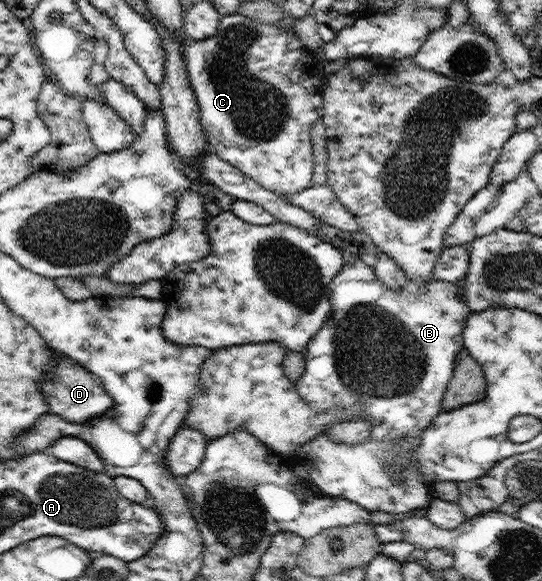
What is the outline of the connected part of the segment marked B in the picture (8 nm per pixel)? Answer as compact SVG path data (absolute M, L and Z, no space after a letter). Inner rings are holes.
M360 259L352 264L343 261L342 270L331 282L330 317L304 351L305 371L296 387L300 397L315 411L361 403L365 407L361 419L371 423L371 430L363 442L353 446L331 440L326 429L297 451L296 457L312 471L309 481L324 495L358 503L370 512L392 514L426 508L431 503L433 495L418 478L415 468L411 467L409 457L405 457L410 444L401 439L420 440L425 427L443 410L444 392L456 368L456 359L463 347L463 331L471 312L461 295L464 283L465 277L456 283L431 277L422 284L412 282L408 289L394 292L376 277L373 267L368 267L365 262ZM394 474L399 477L397 481L391 480Z

